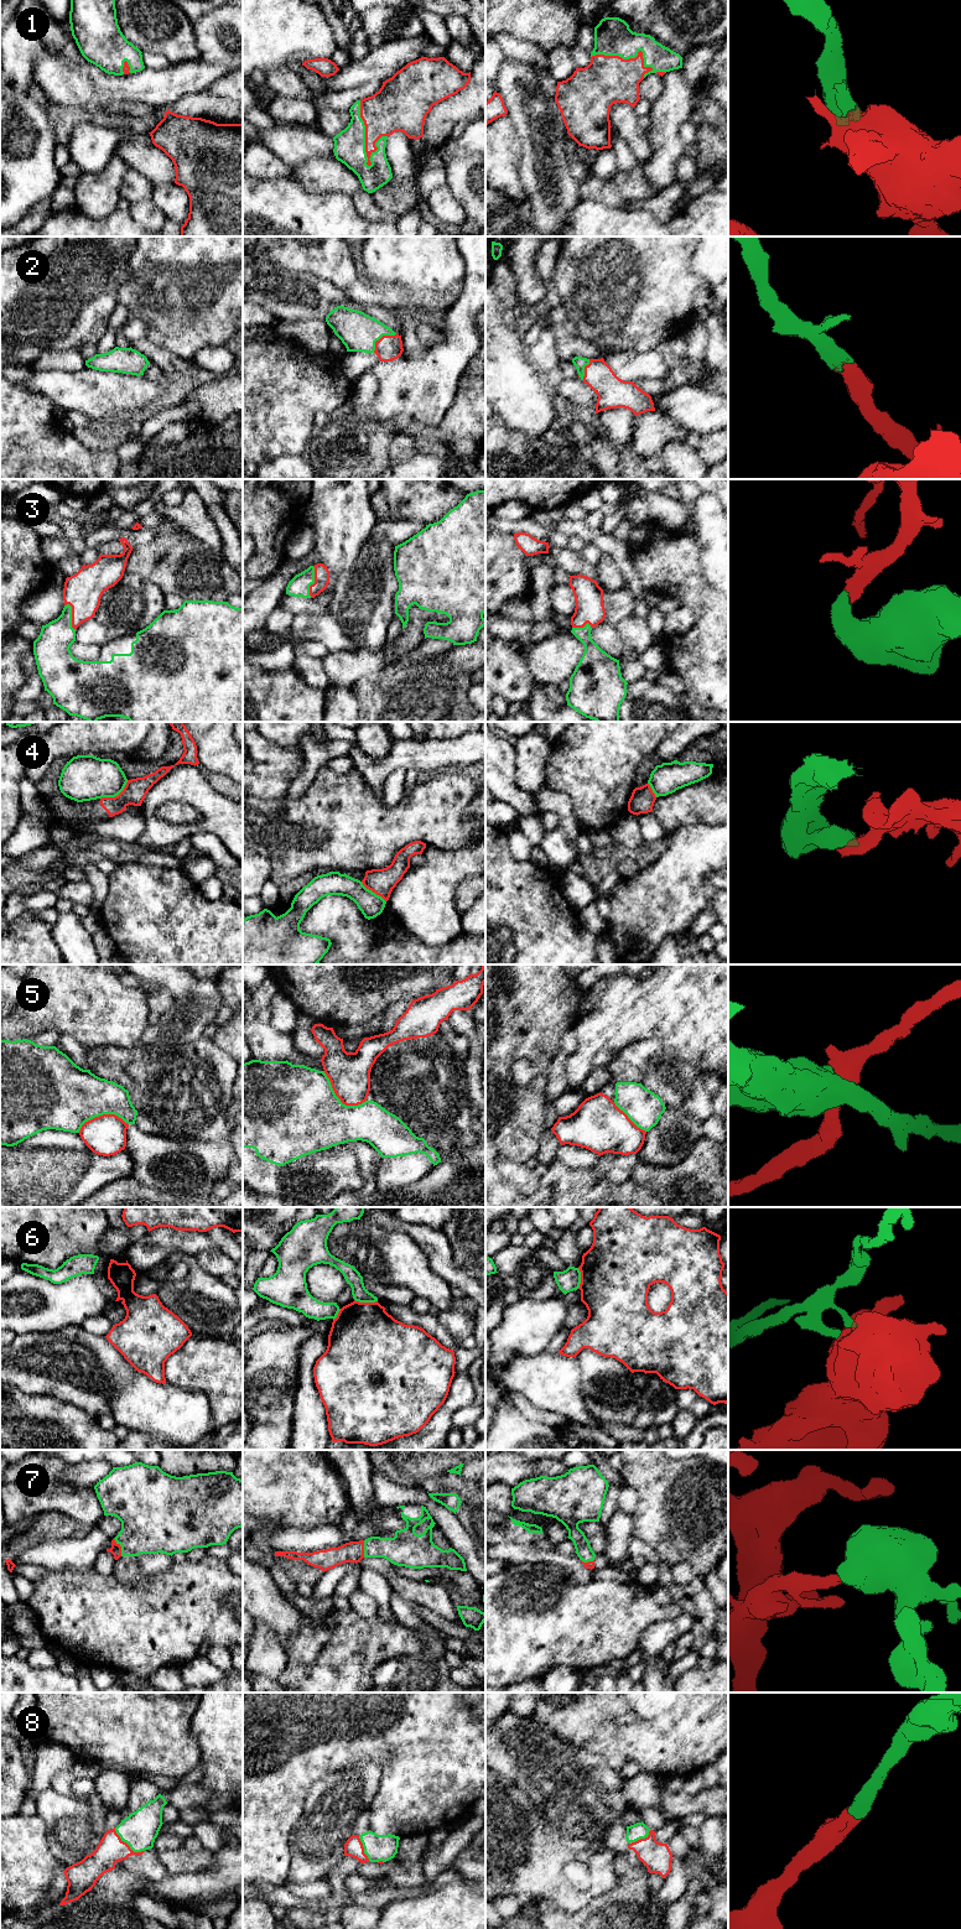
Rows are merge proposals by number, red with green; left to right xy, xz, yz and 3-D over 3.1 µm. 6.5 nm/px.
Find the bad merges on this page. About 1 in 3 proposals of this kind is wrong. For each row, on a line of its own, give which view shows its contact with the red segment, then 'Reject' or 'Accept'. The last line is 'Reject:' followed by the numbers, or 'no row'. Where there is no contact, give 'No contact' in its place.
1: Touches red in xz. Accept
2: Touches red in xz. Accept
3: Touches red in xz. Accept
4: Touches red in xy. Reject
5: Touches red in xz. Reject
6: Touches red in xz. Reject
7: Touches red in xy. Accept
8: Touches red in xy. Accept
Reject: 4, 5, 6

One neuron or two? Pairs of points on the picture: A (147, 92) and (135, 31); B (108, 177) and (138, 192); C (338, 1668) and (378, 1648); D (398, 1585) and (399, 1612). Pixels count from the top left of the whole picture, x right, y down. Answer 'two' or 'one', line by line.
A: two
B: two
C: one
D: two

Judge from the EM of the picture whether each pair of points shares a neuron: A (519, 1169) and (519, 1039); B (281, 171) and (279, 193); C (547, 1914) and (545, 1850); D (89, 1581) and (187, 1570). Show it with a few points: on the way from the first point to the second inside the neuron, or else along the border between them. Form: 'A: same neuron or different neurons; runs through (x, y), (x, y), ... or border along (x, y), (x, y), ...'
A: different neurons; border along (503, 1155), (525, 1163)
B: different neurons; border along (255, 177), (289, 178)
C: different neurons; border along (536, 1901), (552, 1901), (562, 1909), (575, 1912)
D: same neuron; runs through (114, 1594), (162, 1594)

